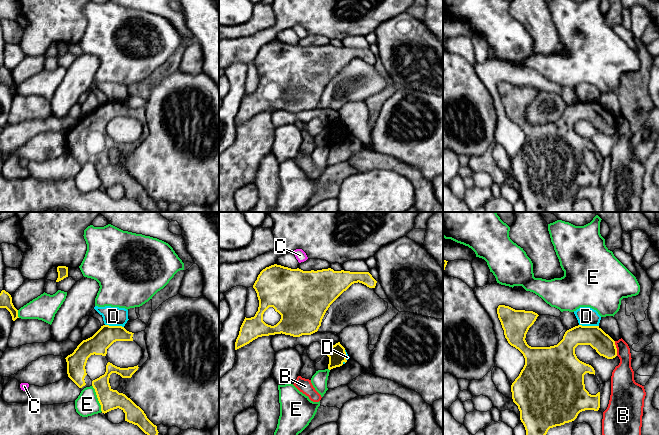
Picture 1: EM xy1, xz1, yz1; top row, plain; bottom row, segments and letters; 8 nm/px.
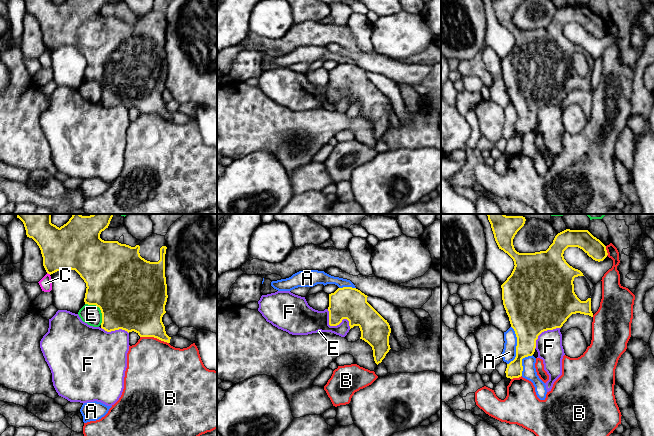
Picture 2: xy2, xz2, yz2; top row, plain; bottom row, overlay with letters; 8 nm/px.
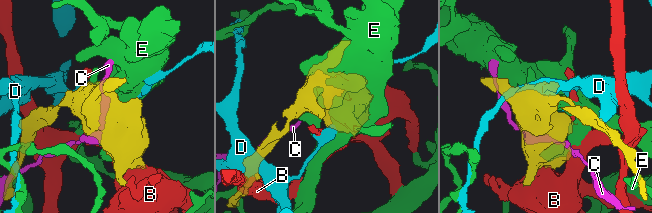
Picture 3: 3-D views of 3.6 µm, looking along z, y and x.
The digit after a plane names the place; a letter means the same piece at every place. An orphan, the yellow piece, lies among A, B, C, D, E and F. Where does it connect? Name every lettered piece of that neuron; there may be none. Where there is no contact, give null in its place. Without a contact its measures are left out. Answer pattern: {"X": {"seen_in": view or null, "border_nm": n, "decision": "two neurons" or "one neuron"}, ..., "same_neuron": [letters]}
{"A": {"seen_in": "yz2", "border_nm": 320, "decision": "two neurons"}, "B": {"seen_in": "xy2", "border_nm": 240, "decision": "two neurons"}, "C": {"seen_in": "xy2", "border_nm": 40, "decision": "two neurons"}, "D": {"seen_in": "yz1", "border_nm": 160, "decision": "two neurons"}, "E": {"seen_in": "xy2", "border_nm": 220, "decision": "two neurons"}, "F": {"seen_in": "xz2", "border_nm": 240, "decision": "two neurons"}, "same_neuron": []}

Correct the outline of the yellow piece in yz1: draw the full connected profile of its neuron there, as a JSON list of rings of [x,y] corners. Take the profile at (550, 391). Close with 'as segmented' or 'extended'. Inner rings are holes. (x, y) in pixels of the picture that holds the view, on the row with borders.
[[[499,305],[497,314],[508,343],[518,349],[525,358],[523,369],[511,385],[511,392],[513,402],[520,411],[520,420],[526,435],[546,435],[550,428],[574,421],[582,411],[599,410],[600,392],[591,395],[584,384],[584,375],[595,375],[595,370],[577,358],[575,348],[578,345],[590,345],[600,356],[613,359],[617,356],[617,348],[615,341],[608,334],[599,326],[578,325],[567,330],[557,345],[531,347],[525,338],[539,316],[537,313]]]; as segmented

